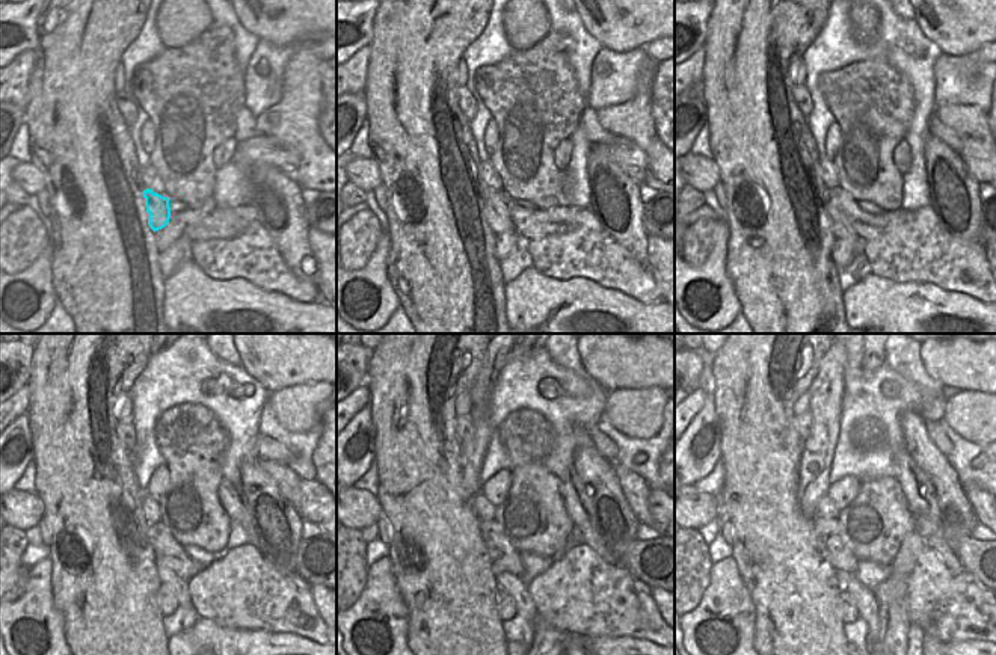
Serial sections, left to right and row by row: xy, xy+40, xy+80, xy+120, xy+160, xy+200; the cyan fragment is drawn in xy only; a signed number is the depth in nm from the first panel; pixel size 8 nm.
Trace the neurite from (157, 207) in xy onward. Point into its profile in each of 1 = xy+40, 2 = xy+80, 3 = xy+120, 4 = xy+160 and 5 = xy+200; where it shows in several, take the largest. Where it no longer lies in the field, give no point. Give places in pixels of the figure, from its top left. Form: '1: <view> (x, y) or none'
1: xy+40 (495, 204)
2: xy+80 (839, 225)
3: xy+120 (178, 584)
4: xy+160 (515, 586)
5: xy+200 (868, 608)

